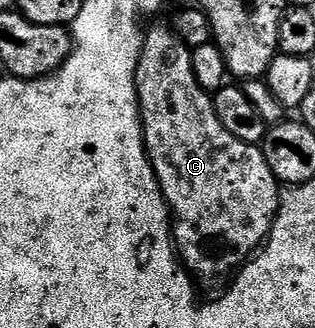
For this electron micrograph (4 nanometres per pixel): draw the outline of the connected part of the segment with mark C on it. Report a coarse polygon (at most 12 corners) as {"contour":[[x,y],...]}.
{"contour":[[170,25],[135,73],[143,146],[196,279],[271,236],[281,184],[217,120]]}

